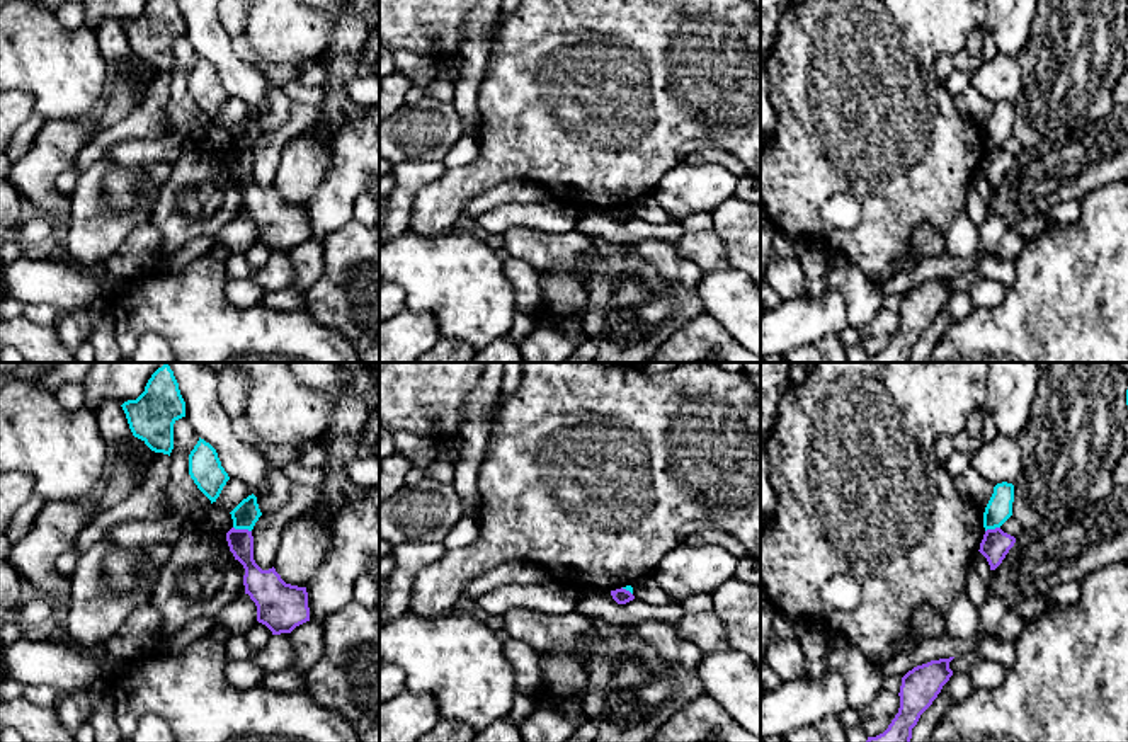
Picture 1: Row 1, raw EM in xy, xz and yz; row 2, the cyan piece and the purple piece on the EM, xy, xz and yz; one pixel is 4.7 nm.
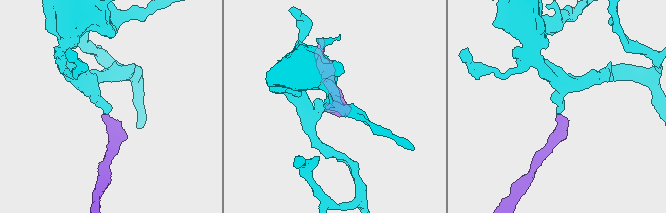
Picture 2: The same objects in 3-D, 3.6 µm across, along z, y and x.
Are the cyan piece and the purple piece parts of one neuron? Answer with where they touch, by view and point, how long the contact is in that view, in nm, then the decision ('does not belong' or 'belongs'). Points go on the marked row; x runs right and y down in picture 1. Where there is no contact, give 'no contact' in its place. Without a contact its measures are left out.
contact xy (242, 528); length 90 nm; does not belong

